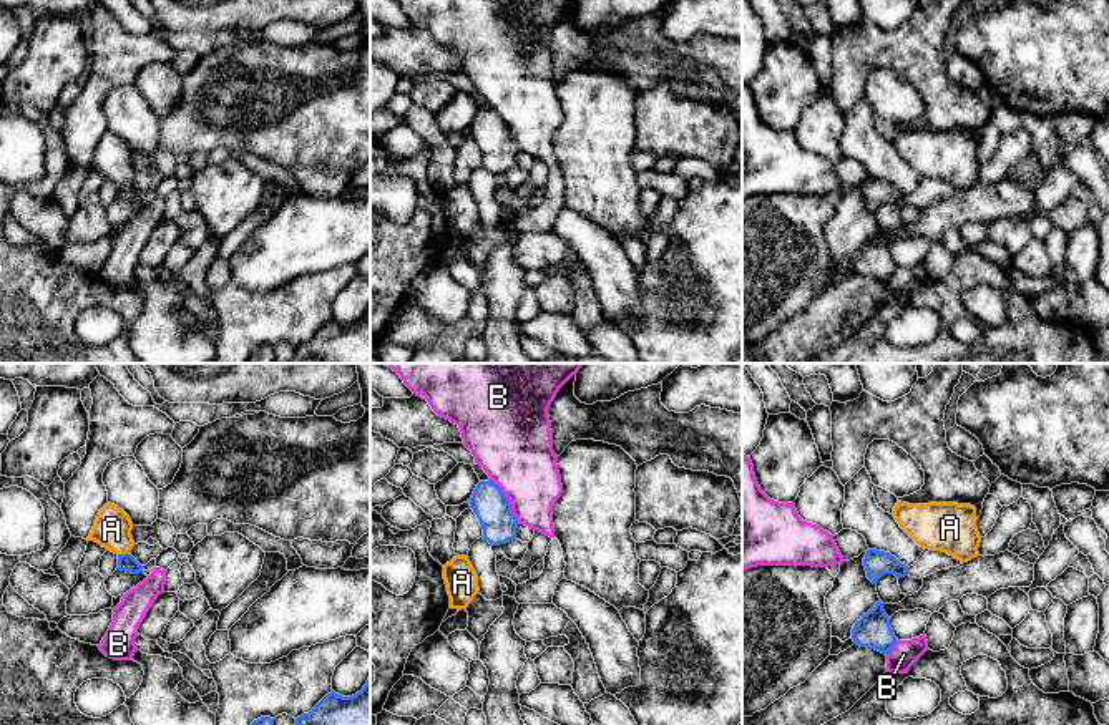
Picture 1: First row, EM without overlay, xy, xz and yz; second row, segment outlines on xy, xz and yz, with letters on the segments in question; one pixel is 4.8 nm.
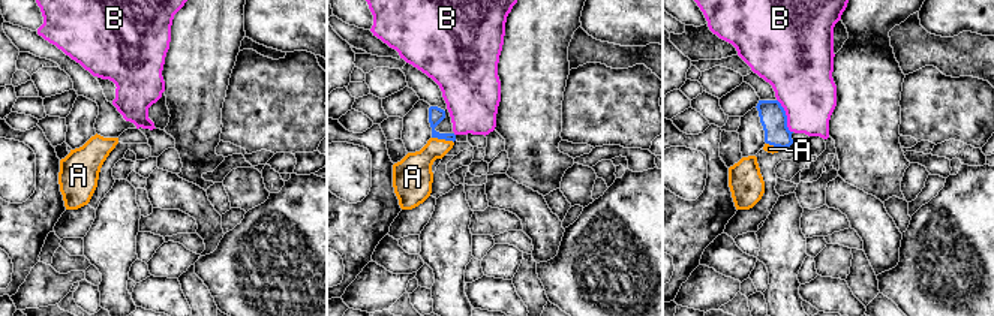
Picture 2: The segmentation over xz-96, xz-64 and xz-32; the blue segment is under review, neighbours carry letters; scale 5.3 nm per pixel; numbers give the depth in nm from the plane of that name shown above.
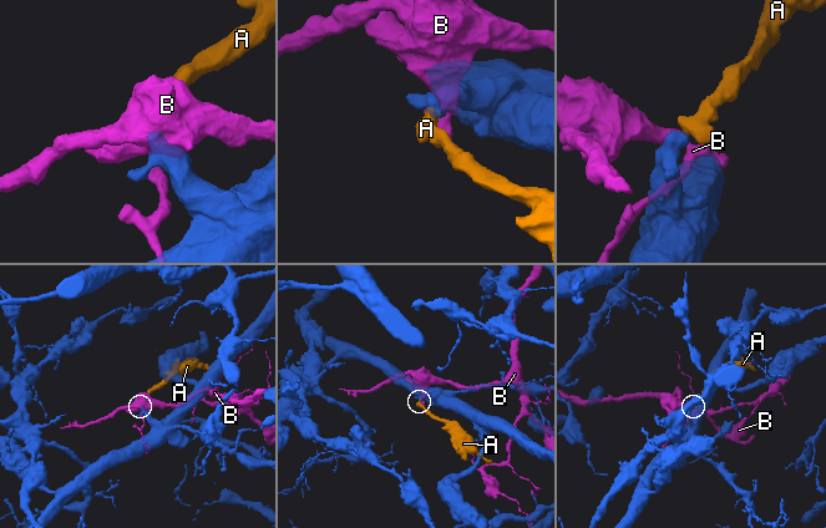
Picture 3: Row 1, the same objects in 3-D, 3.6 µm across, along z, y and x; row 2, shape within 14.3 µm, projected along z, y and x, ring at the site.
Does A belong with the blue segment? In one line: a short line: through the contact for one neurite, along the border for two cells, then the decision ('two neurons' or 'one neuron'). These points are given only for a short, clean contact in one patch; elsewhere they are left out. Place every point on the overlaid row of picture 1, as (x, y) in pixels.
xy (127, 563), (122, 554), (122, 543), (112, 530) | one neuron

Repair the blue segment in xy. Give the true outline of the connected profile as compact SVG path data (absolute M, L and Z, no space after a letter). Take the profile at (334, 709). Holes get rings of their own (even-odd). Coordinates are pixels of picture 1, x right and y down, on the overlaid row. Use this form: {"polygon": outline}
{"polygon": "M370 677L352 697L332 690L309 713L297 717L294 725L370 725Z"}

